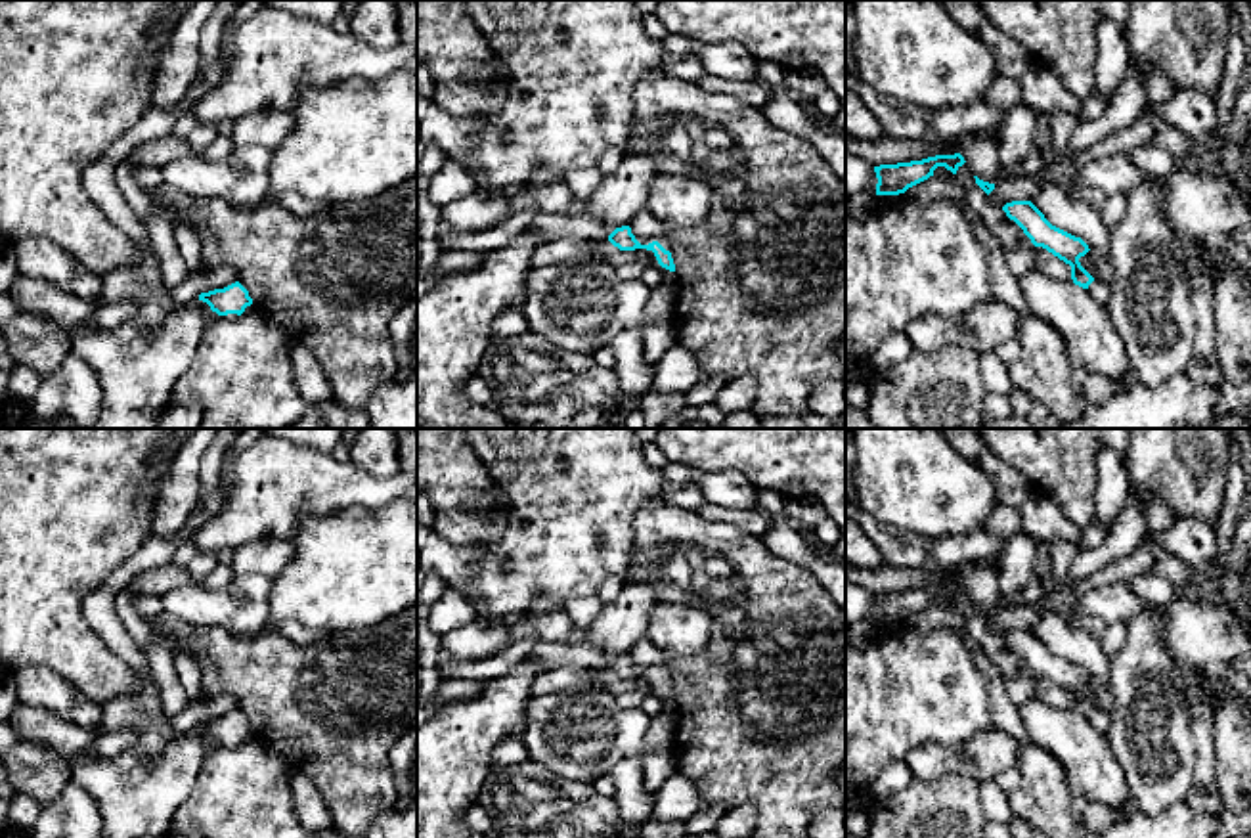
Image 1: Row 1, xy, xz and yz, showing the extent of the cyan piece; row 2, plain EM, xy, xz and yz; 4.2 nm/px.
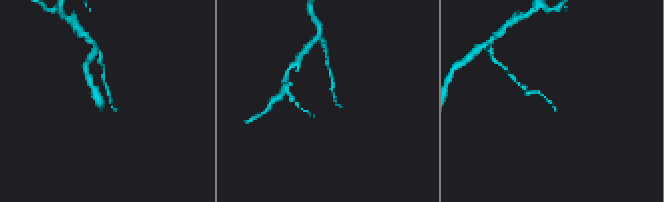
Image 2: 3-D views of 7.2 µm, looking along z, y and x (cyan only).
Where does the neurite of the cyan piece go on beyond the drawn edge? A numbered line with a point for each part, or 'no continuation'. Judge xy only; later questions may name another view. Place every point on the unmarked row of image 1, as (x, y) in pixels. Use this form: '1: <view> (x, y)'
no continuation

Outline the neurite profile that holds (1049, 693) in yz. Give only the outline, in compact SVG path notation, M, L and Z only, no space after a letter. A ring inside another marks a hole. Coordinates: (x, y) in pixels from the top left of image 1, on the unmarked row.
M1035 675L1033 687L1035 687L1035 698L1039 698L1041 702L1060 710L1073 712L1071 695L1054 685L1052 681L1048 681L1046 677Z

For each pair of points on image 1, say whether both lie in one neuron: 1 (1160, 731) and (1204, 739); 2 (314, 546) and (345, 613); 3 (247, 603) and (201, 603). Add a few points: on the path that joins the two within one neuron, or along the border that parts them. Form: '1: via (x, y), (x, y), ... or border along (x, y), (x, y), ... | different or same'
1: border along (1188, 716), (1194, 741), (1192, 781) | different
2: via (331, 563), (345, 576), (345, 595) | same
3: via (236, 603), (213, 603) | same

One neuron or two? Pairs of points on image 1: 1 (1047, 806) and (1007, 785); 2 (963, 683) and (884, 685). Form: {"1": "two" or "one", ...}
{"1": "two", "2": "one"}

